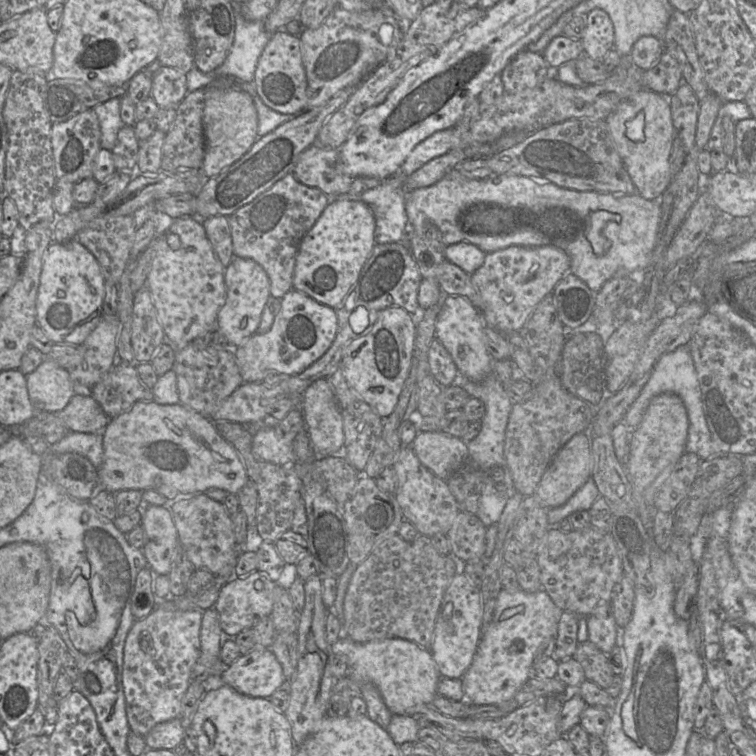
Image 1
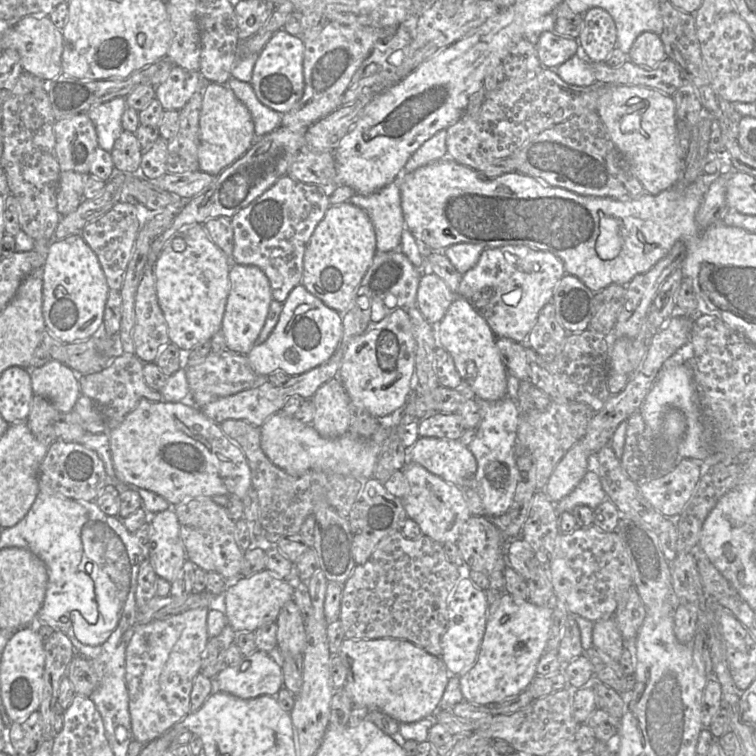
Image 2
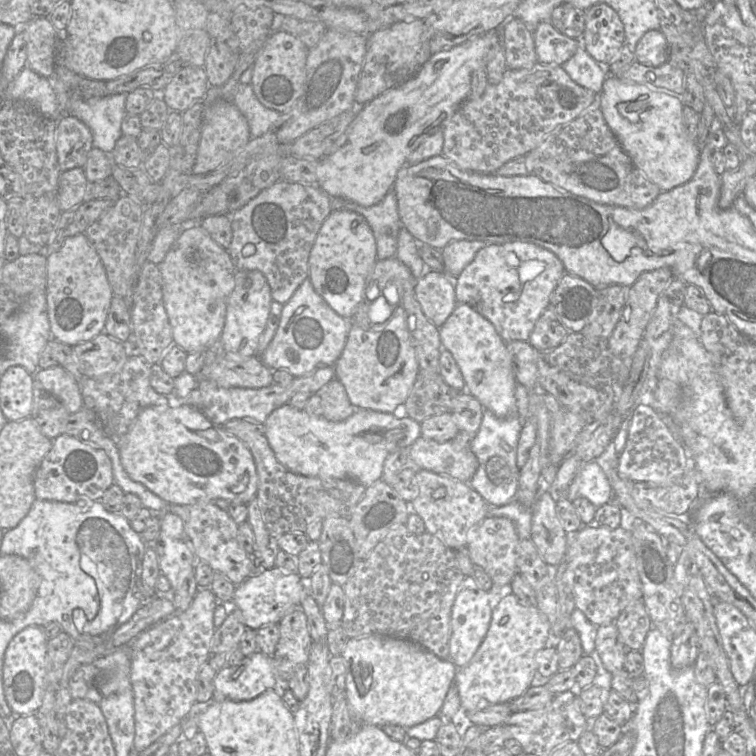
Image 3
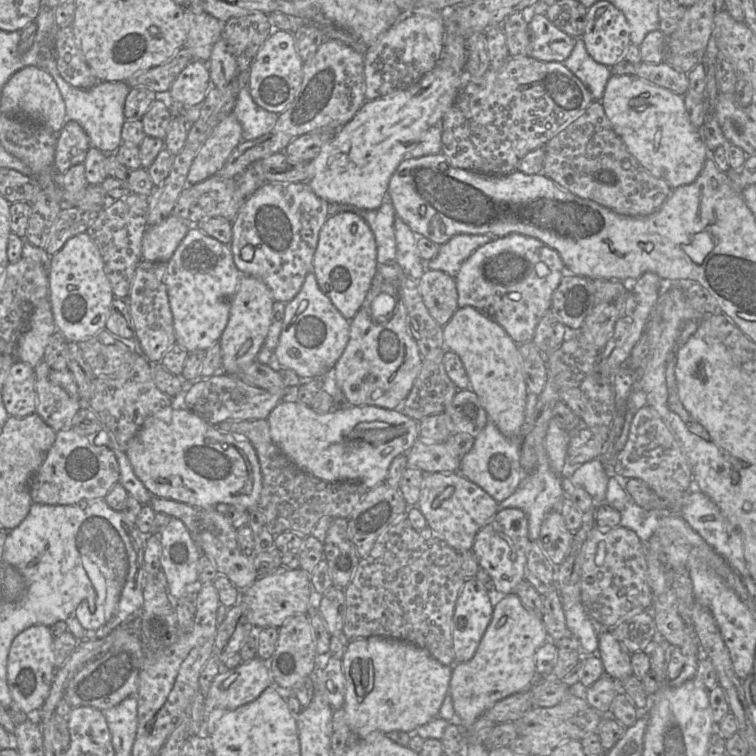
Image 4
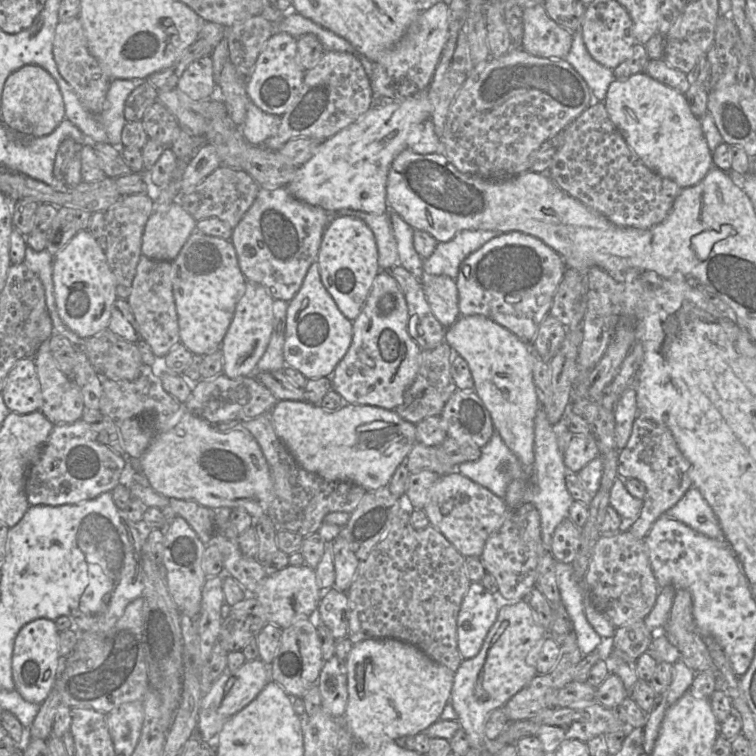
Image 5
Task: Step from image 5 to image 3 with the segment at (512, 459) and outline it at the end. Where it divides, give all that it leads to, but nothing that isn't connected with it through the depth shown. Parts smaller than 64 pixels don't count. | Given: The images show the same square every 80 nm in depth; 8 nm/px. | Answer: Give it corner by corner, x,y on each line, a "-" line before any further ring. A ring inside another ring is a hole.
484,408
481,425
470,447
479,466
468,483
490,506
502,506
516,499
519,479
517,448
523,424
517,414
498,418

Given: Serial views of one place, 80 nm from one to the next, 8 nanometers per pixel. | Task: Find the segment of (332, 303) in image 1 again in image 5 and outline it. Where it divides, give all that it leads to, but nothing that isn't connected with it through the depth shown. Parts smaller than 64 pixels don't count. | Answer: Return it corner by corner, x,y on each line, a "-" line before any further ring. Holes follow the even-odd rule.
337,216
322,236
317,259
321,281
342,314
353,321
360,314
380,271
377,244
371,229
359,218

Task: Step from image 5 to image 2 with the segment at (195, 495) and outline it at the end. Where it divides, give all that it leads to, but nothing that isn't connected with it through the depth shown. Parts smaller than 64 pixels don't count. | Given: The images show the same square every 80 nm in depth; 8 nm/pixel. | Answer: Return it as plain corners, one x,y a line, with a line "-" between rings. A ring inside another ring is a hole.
143,398
118,427
108,430
108,434
116,478
126,485
163,497
171,507
215,495
236,496
242,500
252,487
250,468
242,450
224,434
220,424
192,403
191,398
181,402
155,402

